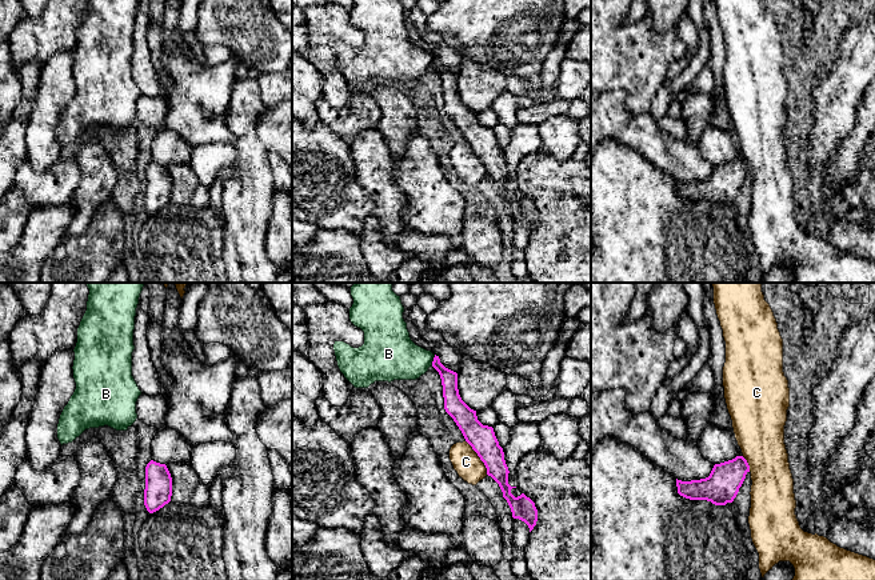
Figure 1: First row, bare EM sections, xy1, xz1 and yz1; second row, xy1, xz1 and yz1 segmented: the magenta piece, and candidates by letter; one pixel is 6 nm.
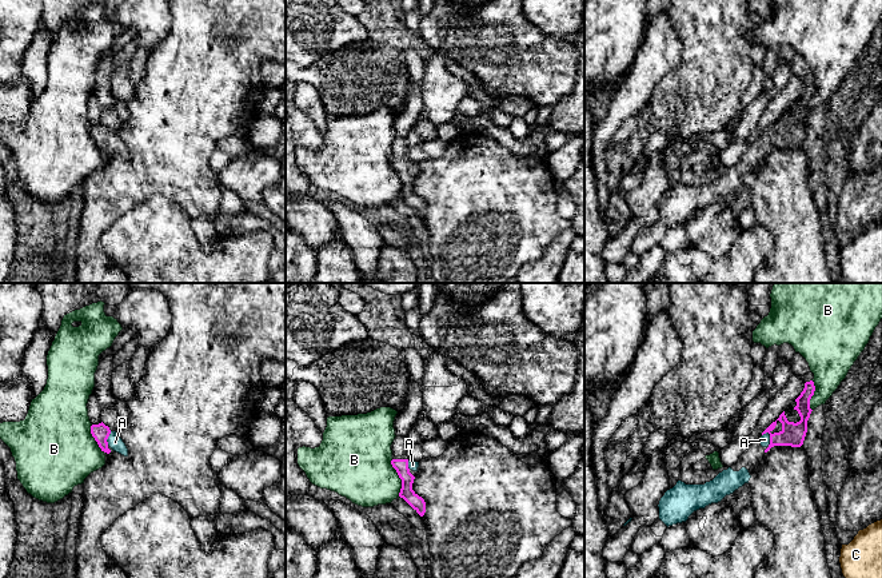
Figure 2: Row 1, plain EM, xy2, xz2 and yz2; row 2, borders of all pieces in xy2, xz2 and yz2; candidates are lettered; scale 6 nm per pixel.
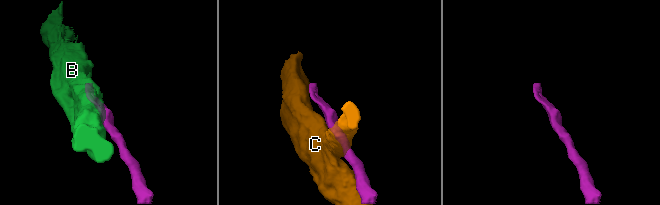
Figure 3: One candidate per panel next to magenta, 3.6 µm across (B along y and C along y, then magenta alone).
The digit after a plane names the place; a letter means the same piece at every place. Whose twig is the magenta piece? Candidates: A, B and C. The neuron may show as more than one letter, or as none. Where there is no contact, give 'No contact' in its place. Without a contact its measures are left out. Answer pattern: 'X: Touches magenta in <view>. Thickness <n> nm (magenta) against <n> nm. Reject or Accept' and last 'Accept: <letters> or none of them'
A: Touches magenta in yz2. Thickness 140 nm (magenta) against 60 nm. Accept
B: Touches magenta in xz2. Thickness 90 nm (magenta) against 380 nm. Reject
C: Touches magenta in xz1. Thickness 160 nm (magenta) against 160 nm. Reject
Accept: A

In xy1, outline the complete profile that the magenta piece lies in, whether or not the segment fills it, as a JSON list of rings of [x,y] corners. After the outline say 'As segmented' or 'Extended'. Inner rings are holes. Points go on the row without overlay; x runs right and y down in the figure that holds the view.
[[[151,161],[145,168],[144,207],[153,215],[171,203],[172,179],[165,165]]]. As segmented

